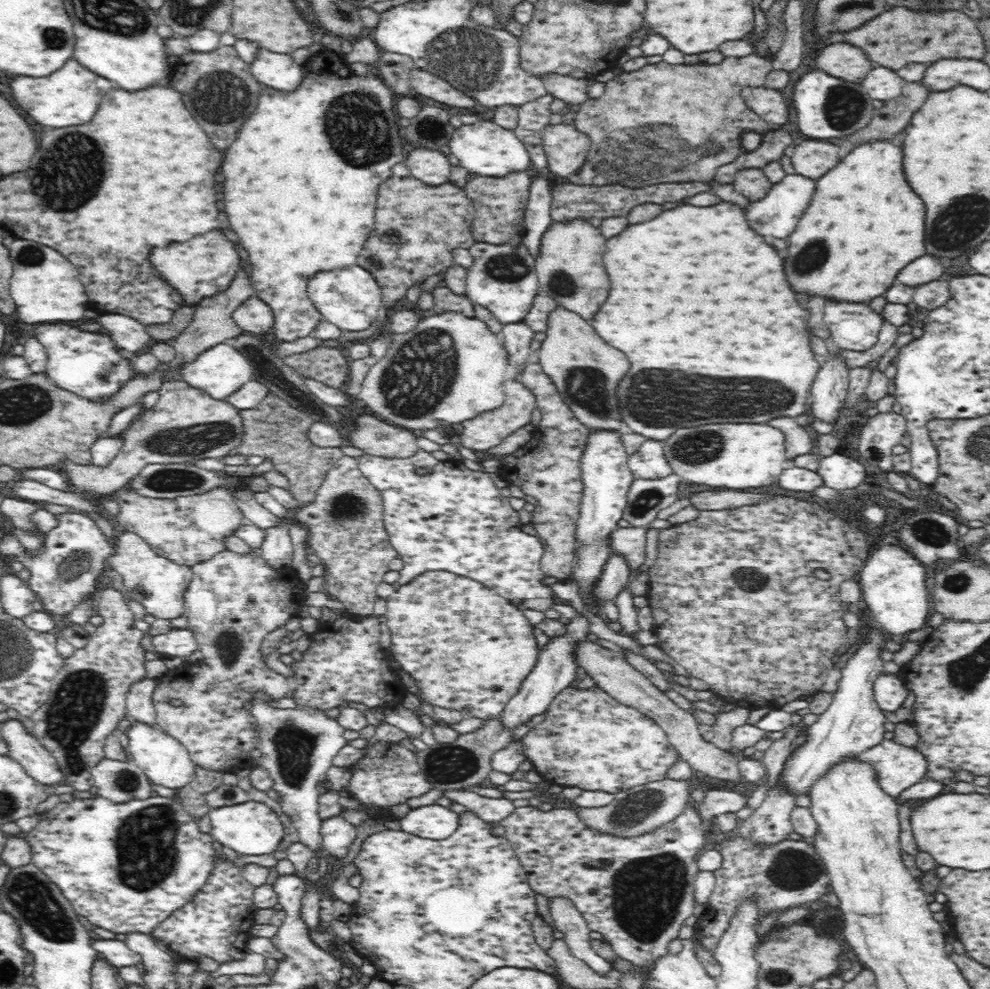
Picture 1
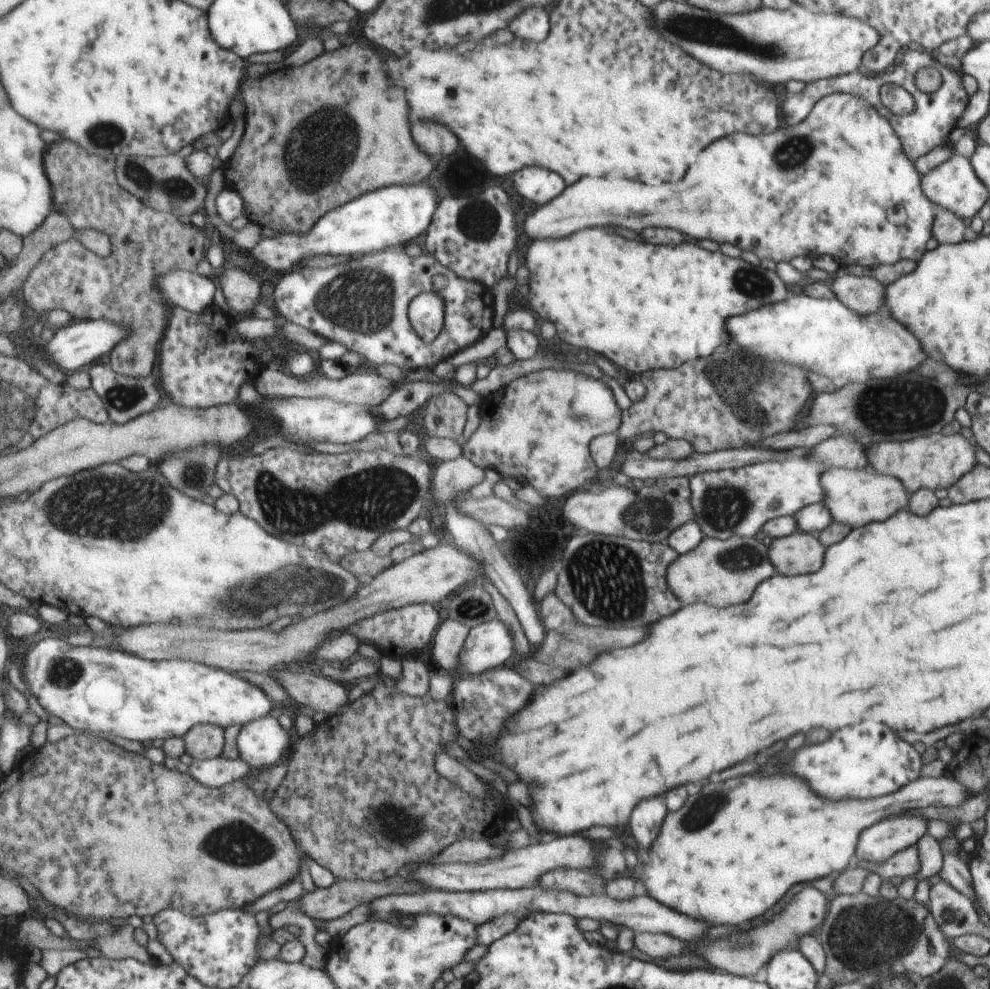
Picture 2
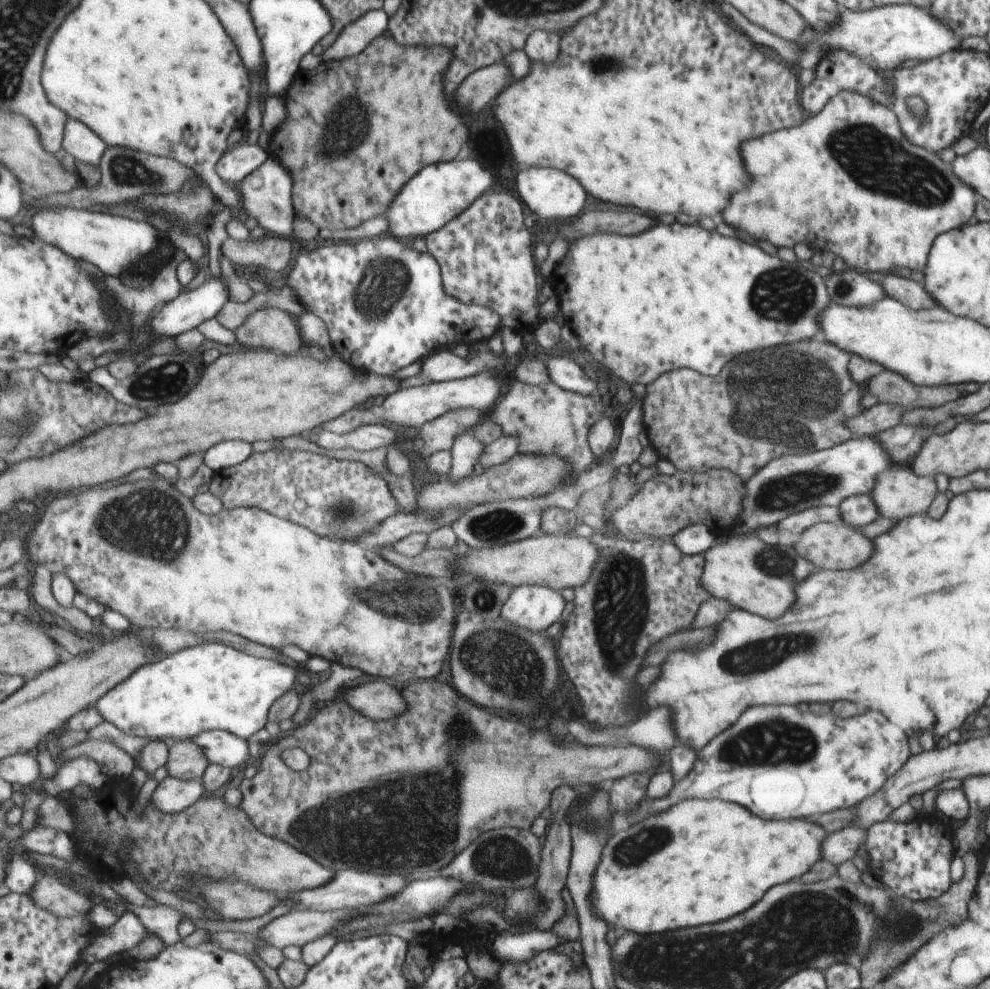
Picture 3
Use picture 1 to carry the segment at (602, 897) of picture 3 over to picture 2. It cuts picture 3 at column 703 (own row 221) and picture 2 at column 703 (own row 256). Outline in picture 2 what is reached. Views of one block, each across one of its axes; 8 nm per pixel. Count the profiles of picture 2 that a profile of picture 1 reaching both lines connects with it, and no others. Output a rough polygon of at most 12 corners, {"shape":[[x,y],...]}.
{"shape":[[920,777],[816,796],[710,782],[666,816],[637,888],[709,926],[846,870],[862,832],[971,793]]}

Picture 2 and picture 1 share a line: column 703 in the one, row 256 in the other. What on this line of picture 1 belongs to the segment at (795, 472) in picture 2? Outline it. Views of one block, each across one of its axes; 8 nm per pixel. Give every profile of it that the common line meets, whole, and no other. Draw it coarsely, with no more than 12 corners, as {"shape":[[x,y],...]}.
{"shape":[[475,242],[465,295],[520,323],[539,292],[523,243]]}

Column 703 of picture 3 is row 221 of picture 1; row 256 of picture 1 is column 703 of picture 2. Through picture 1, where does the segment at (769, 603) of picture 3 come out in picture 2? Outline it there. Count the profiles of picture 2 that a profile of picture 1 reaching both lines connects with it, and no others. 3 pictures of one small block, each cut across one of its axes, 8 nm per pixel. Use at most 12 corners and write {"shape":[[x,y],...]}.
{"shape":[[704,536],[667,568],[682,606],[748,602],[776,574],[761,540]]}

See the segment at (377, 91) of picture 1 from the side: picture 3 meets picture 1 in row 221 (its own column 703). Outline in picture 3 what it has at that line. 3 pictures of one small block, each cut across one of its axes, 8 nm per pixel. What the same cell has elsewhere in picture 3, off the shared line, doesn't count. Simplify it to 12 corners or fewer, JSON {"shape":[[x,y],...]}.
{"shape":[[674,222],[580,236],[567,336],[628,386],[816,337],[826,278]]}

